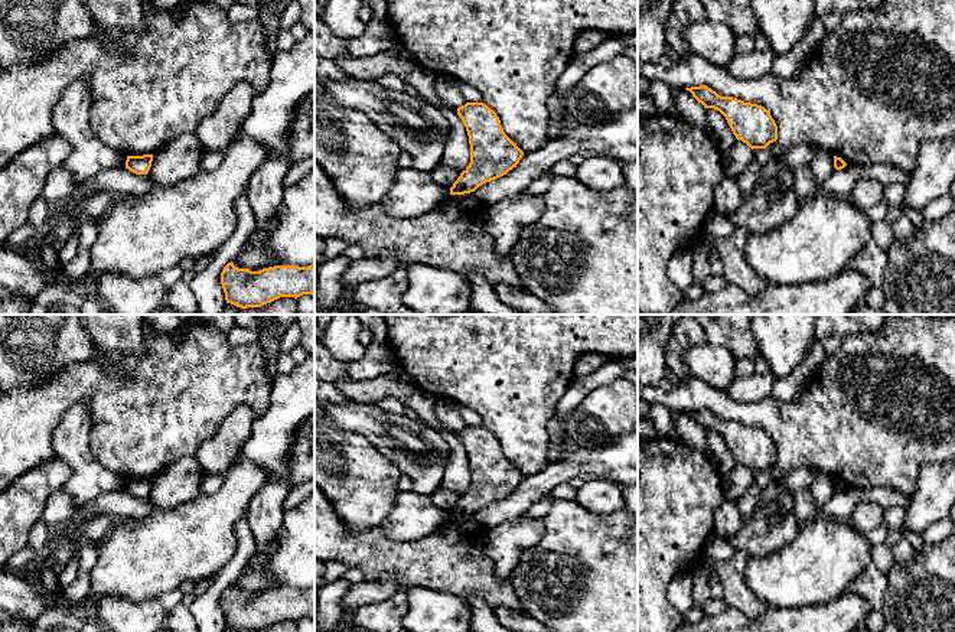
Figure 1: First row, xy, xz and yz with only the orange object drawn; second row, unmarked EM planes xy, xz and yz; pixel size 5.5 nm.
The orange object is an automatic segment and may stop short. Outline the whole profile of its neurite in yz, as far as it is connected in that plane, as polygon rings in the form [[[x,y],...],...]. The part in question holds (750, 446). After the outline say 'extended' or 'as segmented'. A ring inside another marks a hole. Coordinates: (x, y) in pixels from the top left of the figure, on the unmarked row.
[[[707,408],[685,411],[704,429],[720,434],[737,463],[753,472],[766,472],[778,463],[778,449],[770,436],[757,427],[721,420]]]; as segmented

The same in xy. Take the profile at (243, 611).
[[[228,586],[221,596],[226,626],[237,631],[261,631],[280,620],[314,619],[314,587],[274,589],[260,594]]]; as segmented

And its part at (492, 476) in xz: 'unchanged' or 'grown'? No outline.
unchanged

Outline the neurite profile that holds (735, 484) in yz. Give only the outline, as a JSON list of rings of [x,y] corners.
[[[736,463],[734,469],[723,478],[726,499],[737,502],[737,499],[754,483],[753,473]]]

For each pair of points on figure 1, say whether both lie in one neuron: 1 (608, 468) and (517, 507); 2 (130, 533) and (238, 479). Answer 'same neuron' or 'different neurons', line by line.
1: same neuron
2: same neuron

